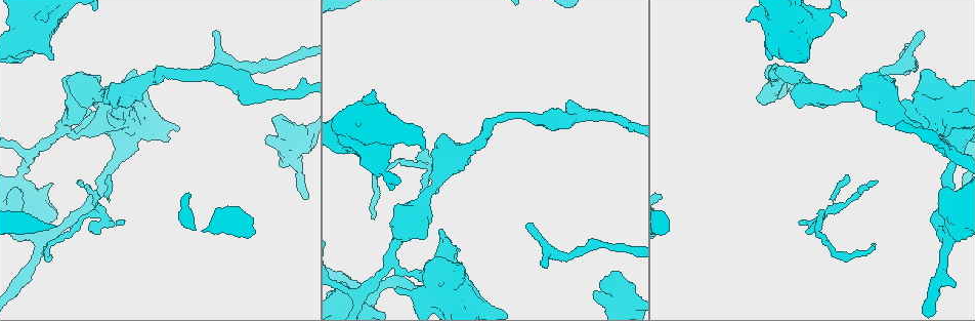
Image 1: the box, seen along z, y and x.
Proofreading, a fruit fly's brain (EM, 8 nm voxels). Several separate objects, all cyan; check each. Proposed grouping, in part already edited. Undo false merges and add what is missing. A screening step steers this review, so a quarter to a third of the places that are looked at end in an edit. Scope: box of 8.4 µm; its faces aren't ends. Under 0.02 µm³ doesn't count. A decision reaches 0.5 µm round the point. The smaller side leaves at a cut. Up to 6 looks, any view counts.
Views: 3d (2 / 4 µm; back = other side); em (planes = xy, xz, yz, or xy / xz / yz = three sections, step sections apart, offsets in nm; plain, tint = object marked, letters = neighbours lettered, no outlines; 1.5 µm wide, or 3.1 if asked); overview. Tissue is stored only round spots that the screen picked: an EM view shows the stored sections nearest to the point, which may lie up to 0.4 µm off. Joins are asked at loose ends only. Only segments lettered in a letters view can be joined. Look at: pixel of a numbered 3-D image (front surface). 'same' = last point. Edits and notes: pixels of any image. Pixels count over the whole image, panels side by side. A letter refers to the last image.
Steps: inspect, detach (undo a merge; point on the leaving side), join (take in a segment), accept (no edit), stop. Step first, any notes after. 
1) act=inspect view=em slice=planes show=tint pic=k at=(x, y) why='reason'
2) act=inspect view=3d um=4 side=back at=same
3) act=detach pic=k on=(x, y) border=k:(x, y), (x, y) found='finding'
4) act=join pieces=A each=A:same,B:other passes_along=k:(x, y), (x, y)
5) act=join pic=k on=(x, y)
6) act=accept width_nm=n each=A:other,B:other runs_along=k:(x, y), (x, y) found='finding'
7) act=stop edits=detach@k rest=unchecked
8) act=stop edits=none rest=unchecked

act=inspect view=em slice=xy step=8 show=letters pic=1 at=(422, 148) why='stops while still wide'

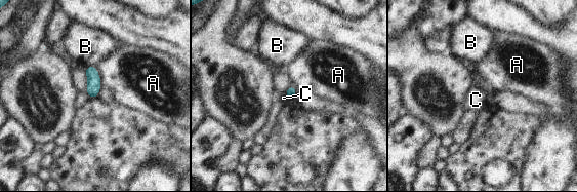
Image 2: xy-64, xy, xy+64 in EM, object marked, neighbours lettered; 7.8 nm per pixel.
act=inspect view=em slice=planes show=letters at=same

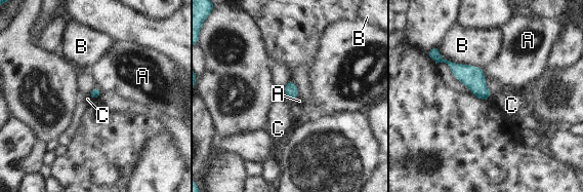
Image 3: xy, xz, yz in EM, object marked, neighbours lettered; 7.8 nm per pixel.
act=accept each=A:other,B:other,C:other runs_along=3:(438, 59), (462, 72), (487, 97) found='no lettered segment goes on from it'

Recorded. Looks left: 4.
act=inspect view=em slice=xz step=8 show=tint pic=1 at=(60, 130) why='side arm on a straight run'

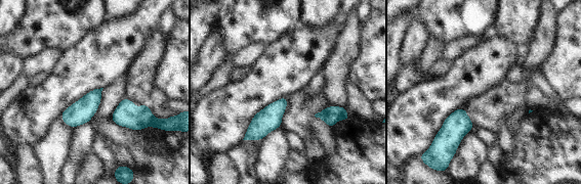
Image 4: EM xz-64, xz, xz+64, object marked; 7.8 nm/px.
act=inspect view=em slice=planes show=letters at=same why='another direction'

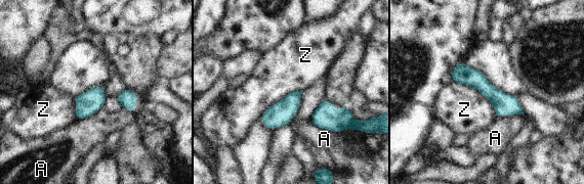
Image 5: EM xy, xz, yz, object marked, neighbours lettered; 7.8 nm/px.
act=detach pic=5 on=(326, 117) longest_contact=Z:440nm each=A:other,Z:other part_leaving=5:(453, 73), (476, 79), (519, 111) found='two cells meet here'

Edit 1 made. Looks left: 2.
act=inspect view=3d um=2 pic=1 at=(100, 215) why='a fork'

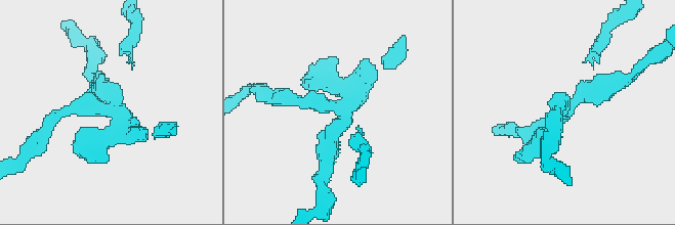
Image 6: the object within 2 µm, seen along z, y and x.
act=inspect view=em slice=yz step=8 show=letters pic=6 at=(563, 111) why='need the tissue'

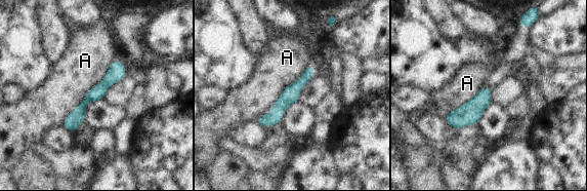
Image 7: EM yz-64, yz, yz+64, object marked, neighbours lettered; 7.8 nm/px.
act=accept each=A:other border=7:(115, 59), (63, 124) found='continuous, no second cell'

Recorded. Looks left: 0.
act=stop edits=detach@5 rest=unchecked

